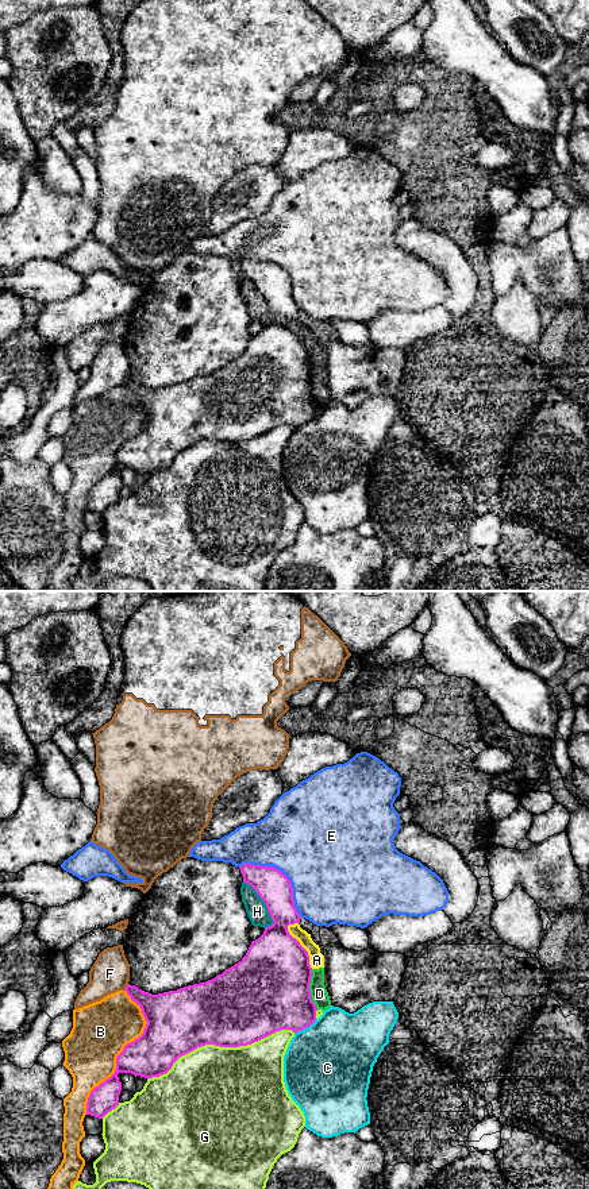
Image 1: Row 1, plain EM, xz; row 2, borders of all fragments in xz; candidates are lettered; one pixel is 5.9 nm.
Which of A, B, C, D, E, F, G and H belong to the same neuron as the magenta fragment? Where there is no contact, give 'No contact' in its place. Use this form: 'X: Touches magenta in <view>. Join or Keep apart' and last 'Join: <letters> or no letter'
A: Touches magenta in xz. Keep apart
B: Touches magenta in xz. Keep apart
C: Touches magenta in xz. Keep apart
D: Touches magenta in xz. Keep apart
E: Touches magenta in xz. Keep apart
F: Touches magenta in xz. Keep apart
G: Touches magenta in xz. Keep apart
H: Touches magenta in xz. Keep apart
Join: no letter

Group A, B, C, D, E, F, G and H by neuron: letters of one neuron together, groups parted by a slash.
A D H / B / C / E / F / G

